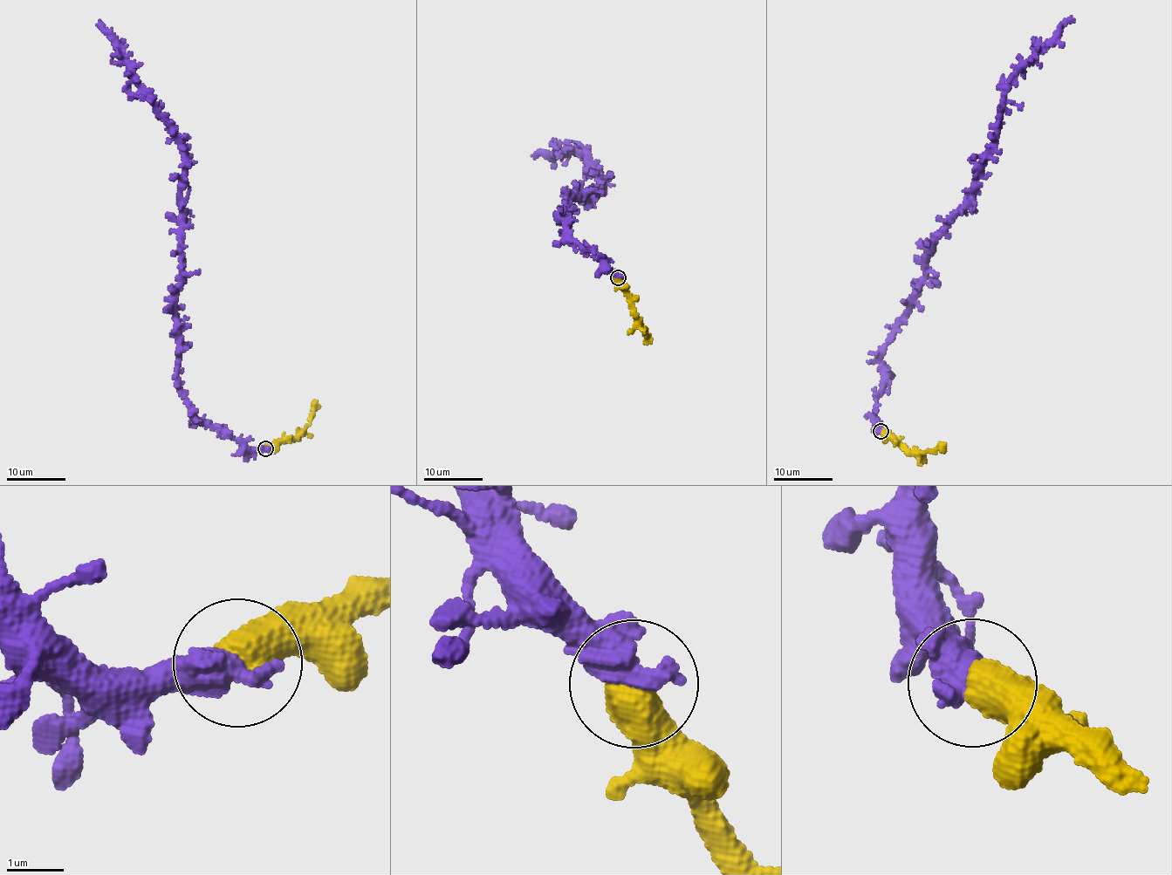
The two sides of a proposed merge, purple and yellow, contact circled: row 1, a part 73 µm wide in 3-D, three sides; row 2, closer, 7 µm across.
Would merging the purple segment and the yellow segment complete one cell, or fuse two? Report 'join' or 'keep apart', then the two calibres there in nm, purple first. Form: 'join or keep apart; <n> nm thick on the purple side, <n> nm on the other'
join; 650 nm thick on the purple side, 650 nm on the other

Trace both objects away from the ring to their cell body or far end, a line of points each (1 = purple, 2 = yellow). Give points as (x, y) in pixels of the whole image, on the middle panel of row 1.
1: (617, 277), (574, 244), (568, 223), (558, 219), (572, 194), (586, 196), (601, 175), (584, 153), (535, 156)
2: (617, 277), (639, 325), (644, 328), (647, 340)

